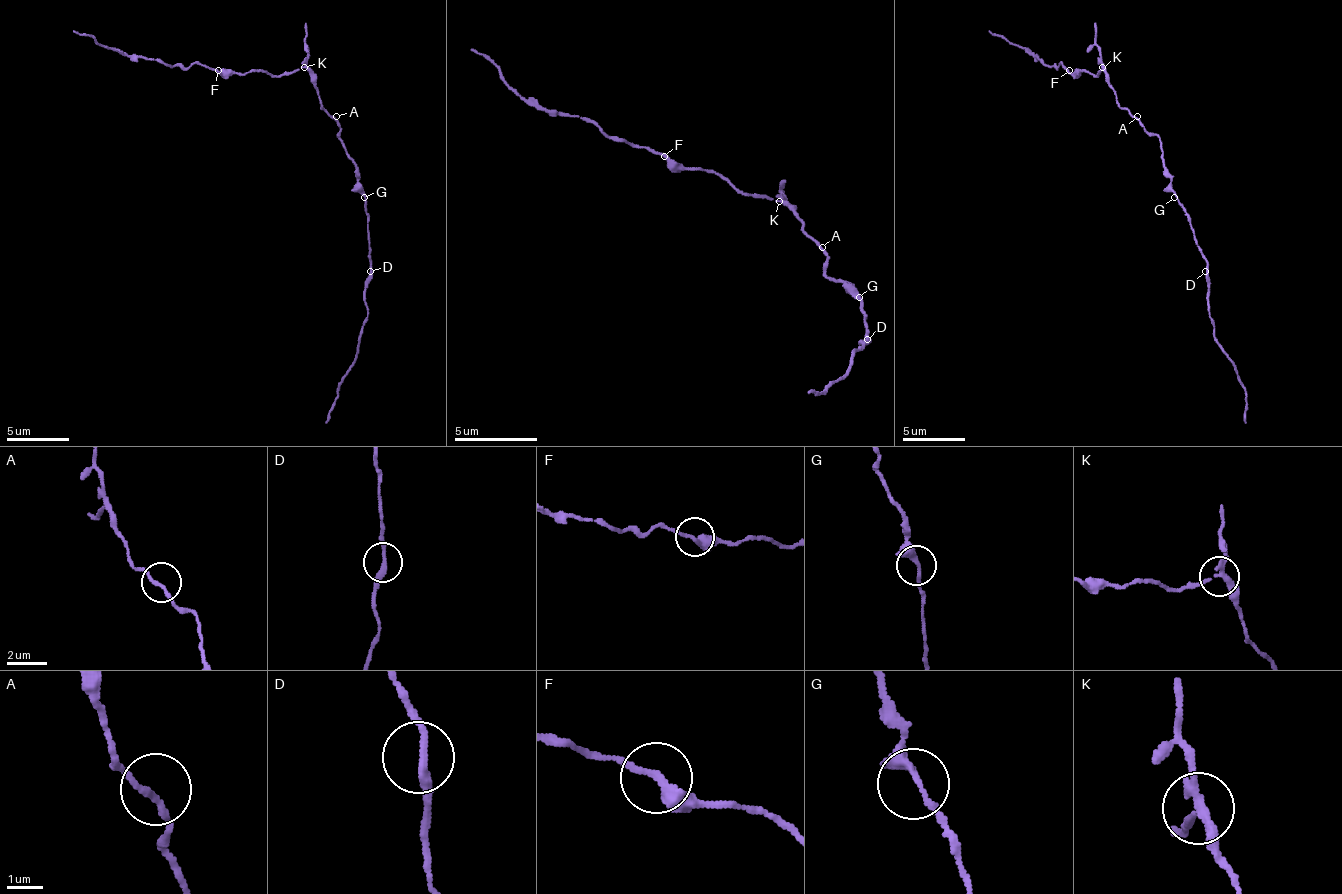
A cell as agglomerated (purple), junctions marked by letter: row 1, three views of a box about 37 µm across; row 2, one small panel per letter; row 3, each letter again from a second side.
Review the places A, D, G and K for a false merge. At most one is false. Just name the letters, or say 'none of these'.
K

